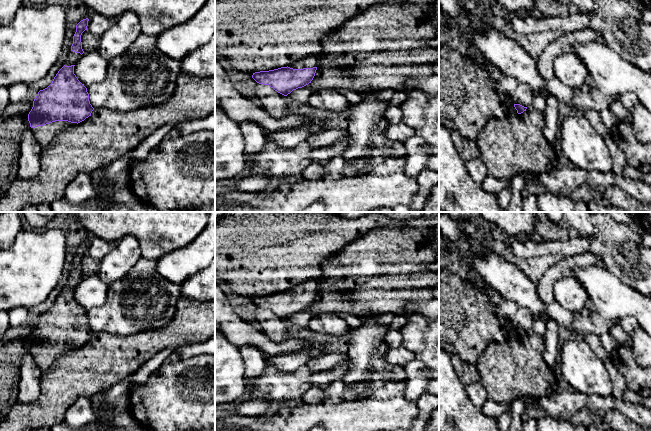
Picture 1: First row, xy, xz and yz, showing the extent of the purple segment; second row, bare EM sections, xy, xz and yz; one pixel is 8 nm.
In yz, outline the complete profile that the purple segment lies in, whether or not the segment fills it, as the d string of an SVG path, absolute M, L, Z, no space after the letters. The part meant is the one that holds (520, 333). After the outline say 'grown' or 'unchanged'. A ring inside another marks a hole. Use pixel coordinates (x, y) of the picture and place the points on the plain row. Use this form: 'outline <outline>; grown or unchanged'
outline M510 328L507 340L516 339L526 335L527 331L524 331L520 328Z; grown

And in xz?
outline M308 280L287 291L255 296L252 302L259 308L269 309L278 317L287 320L313 304L317 294L317 281Z; grown

